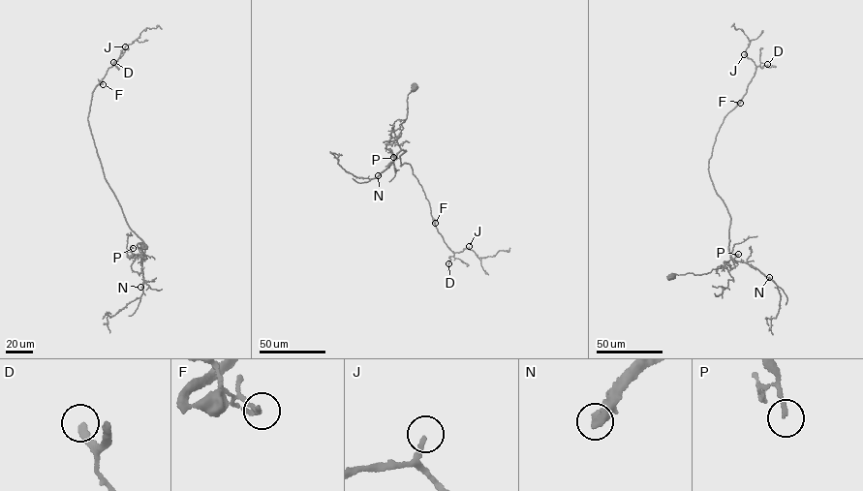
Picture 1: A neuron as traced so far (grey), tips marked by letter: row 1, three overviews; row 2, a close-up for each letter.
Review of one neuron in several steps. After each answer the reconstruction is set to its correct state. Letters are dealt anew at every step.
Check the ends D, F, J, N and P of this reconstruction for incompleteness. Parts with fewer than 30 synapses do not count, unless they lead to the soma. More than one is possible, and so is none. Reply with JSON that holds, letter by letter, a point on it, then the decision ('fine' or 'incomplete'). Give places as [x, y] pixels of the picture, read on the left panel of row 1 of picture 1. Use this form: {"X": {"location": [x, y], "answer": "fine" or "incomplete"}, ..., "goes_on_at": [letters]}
{"D": {"location": [113, 62], "answer": "incomplete"}, "F": {"location": [103, 84], "answer": "fine"}, "J": {"location": [125, 46], "answer": "incomplete"}, "N": {"location": [140, 287], "answer": "fine"}, "P": {"location": [133, 248], "answer": "fine"}, "goes_on_at": ["D", "J"]}

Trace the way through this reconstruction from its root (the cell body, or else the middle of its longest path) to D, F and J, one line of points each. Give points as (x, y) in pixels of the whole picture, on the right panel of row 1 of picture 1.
D: (671, 276), (708, 273), (731, 258), (731, 218), (709, 159), (724, 117), (756, 67), (767, 64)
F: (671, 276), (708, 273), (731, 258), (731, 218), (708, 168), (720, 127), (740, 103)
J: (671, 276), (708, 273), (731, 258), (731, 218), (708, 168), (721, 125), (754, 76), (755, 62), (744, 54)

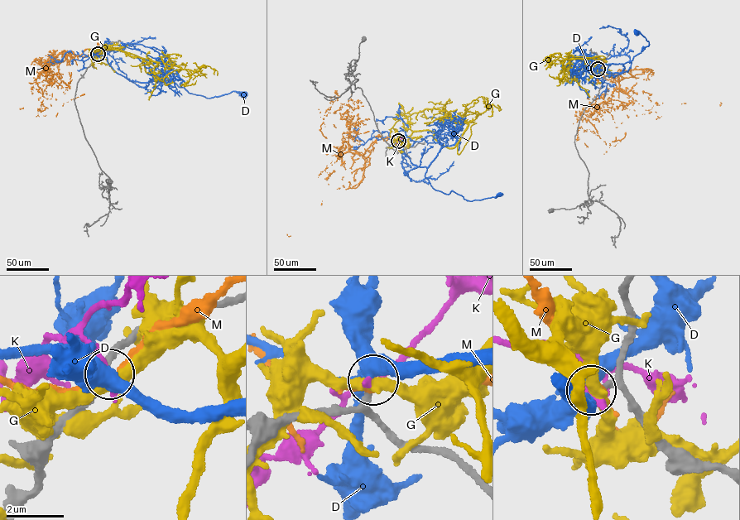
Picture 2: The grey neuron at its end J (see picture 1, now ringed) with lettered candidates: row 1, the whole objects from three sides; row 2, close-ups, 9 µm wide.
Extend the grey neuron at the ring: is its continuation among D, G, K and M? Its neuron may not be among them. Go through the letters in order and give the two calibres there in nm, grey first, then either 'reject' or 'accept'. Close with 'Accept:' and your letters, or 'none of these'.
D: calibres 140 and 460 nm; reject
G: calibres 160 and 360 nm; reject
K: calibres 140 and 200 nm; reject
M: calibres 200 and 200 nm; reject
Accept: none of these

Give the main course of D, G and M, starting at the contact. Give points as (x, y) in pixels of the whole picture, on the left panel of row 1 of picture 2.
D: (98, 54), (105, 56), (113, 69), (130, 80), (175, 83), (189, 93), (206, 98), (236, 91), (243, 94)
G: (98, 54), (115, 47), (134, 54), (143, 60), (146, 73), (199, 70), (206, 65), (217, 75)
M: (98, 54), (55, 55), (44, 73), (54, 84), (46, 69), (36, 80), (37, 108), (45, 107)

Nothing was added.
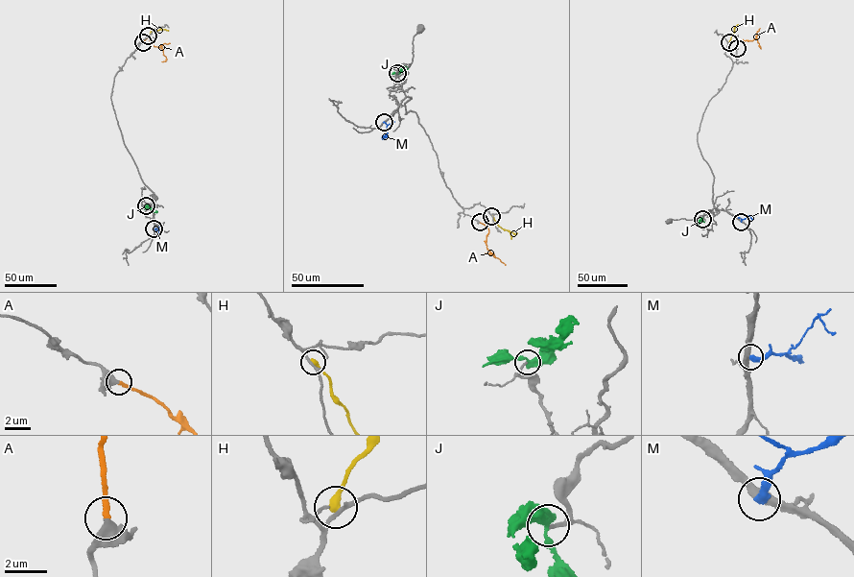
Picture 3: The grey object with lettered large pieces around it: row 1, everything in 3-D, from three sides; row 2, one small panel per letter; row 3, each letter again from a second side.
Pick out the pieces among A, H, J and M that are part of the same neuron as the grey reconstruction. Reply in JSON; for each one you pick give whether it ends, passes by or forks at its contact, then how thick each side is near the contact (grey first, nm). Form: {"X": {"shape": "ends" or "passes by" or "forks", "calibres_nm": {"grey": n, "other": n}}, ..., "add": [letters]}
{"A": {"shape": "ends", "calibres_nm": {"grey": 480, "other": 240}}, "add": ["A"]}

